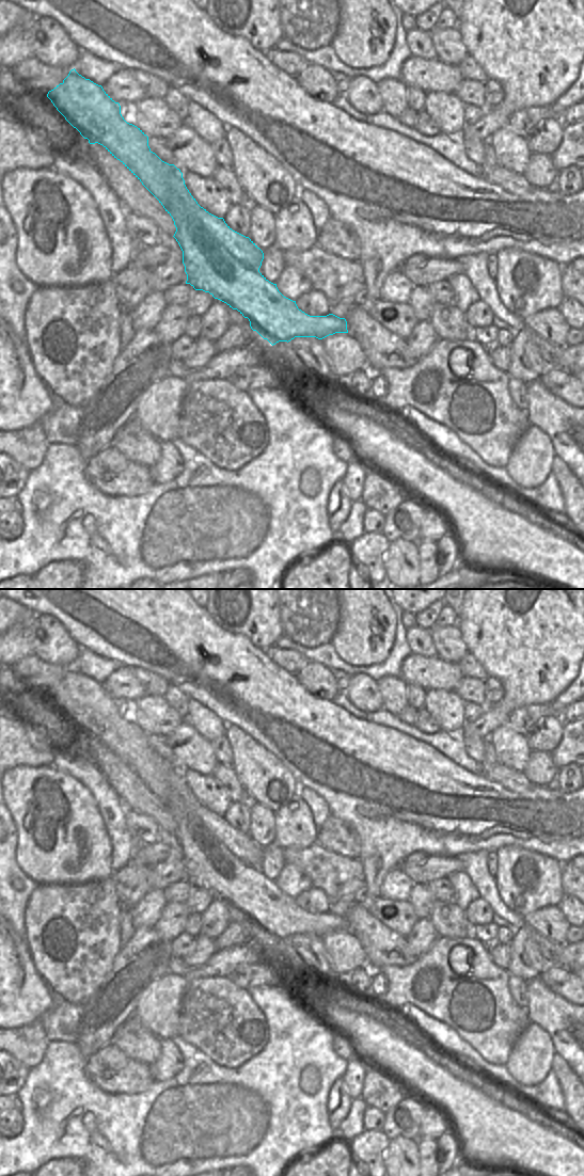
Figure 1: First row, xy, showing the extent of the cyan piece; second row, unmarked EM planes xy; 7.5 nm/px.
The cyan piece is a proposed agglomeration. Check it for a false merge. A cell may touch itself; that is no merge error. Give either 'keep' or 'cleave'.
cleave

